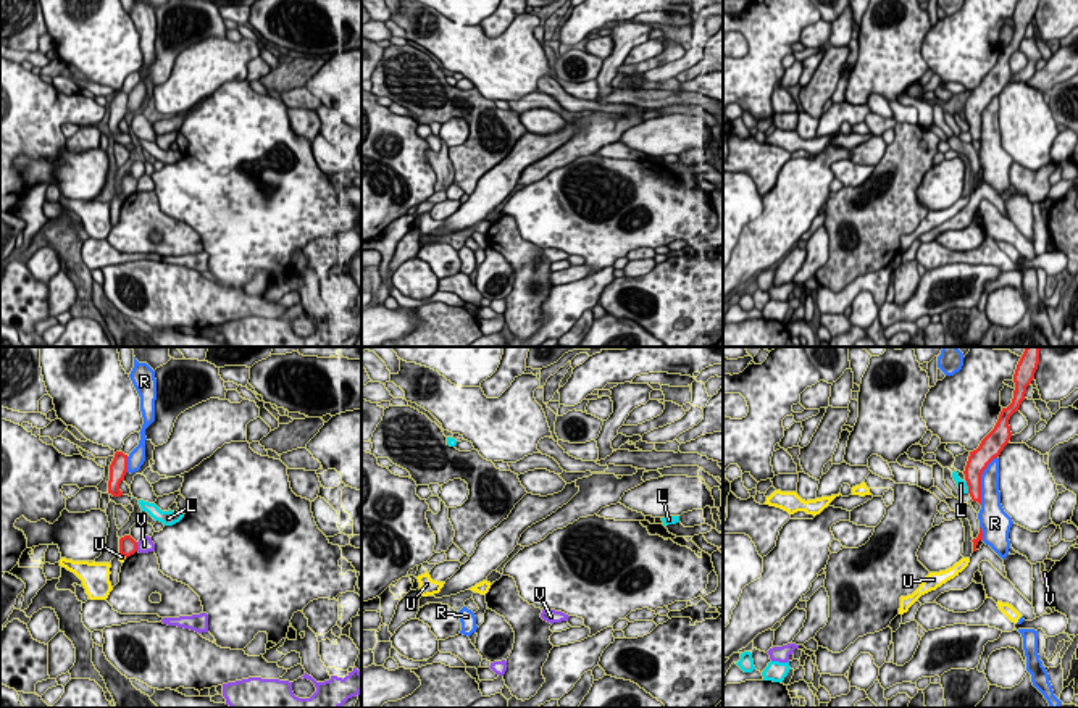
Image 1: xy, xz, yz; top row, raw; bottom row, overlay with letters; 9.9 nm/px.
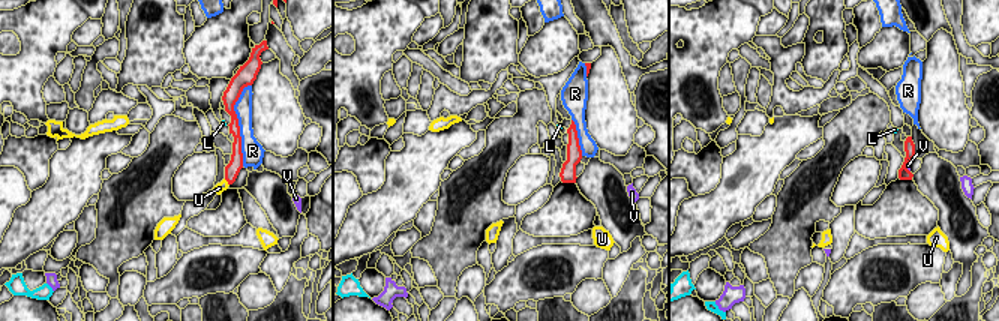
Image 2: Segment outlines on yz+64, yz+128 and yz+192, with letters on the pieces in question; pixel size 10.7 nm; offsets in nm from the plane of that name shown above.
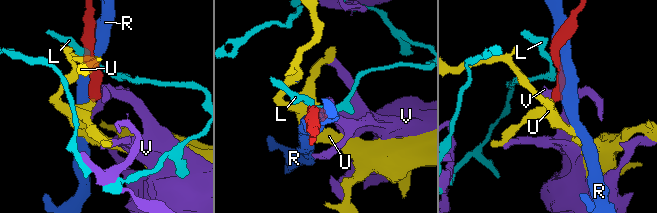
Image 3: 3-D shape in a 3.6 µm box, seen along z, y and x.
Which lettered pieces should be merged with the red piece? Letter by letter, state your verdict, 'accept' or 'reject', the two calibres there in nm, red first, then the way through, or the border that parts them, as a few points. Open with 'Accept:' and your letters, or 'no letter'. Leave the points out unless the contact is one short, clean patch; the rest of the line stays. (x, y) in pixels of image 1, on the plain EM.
Accept: no letter
L: reject | 190/90 nm | along yz (965, 121), (969, 131)
R: reject | 220/190 nm
U: reject | 180/60 nm | along xy (120, 191), (126, 195)
V: reject | 180/160 nm | along xy (136, 181), (137, 189)

